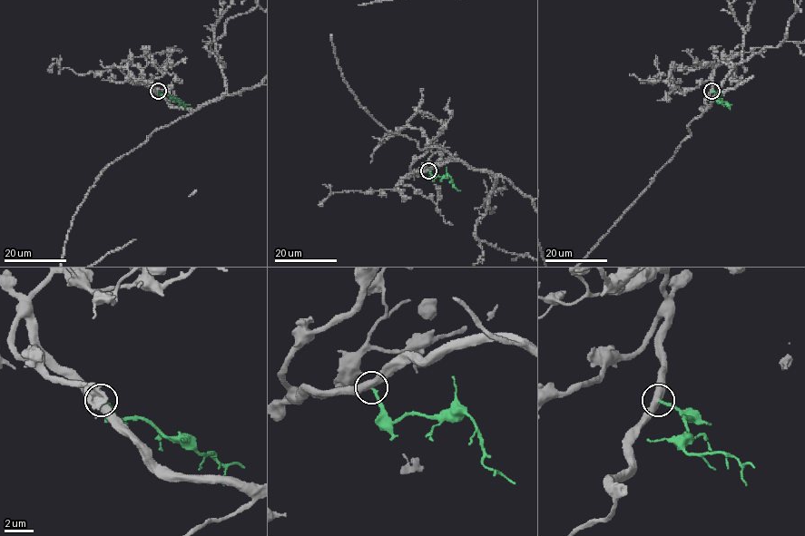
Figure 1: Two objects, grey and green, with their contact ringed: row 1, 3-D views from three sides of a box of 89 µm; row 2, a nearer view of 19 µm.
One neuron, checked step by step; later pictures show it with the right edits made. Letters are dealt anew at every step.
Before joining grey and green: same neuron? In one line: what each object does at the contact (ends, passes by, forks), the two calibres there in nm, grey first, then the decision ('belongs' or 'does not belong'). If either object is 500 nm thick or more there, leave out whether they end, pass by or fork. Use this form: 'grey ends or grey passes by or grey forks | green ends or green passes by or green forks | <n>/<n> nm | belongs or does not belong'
500/200 nm | does not belong

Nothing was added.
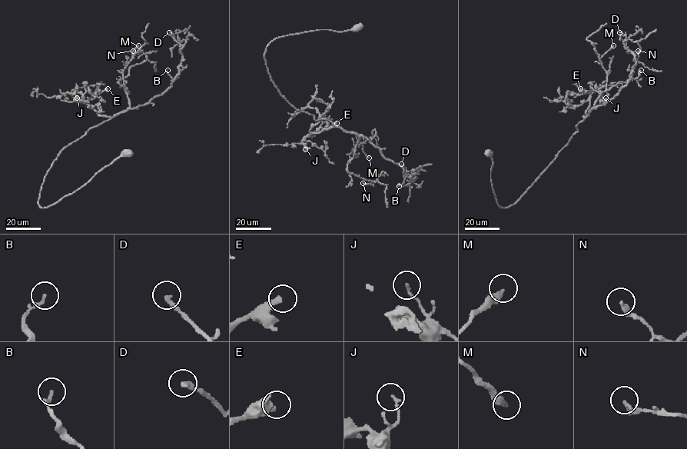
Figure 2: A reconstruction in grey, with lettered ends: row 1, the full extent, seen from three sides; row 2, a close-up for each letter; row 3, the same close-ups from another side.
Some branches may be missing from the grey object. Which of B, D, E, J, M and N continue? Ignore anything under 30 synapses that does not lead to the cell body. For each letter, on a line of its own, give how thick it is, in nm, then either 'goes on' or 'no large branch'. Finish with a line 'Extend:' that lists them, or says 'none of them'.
B: 160 nm thick; no large branch
D: 280 nm thick; no large branch
E: 300 nm thick; goes on
J: 140 nm thick; no large branch
M: 400 nm thick; no large branch
N: 240 nm thick; no large branch
Extend: E

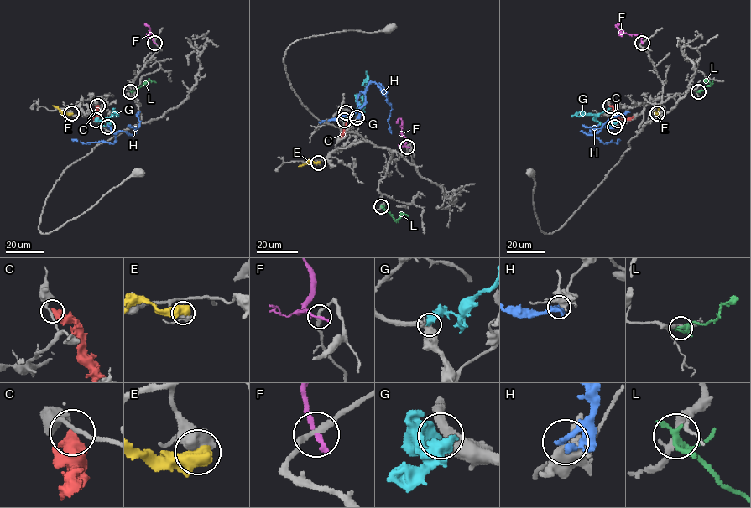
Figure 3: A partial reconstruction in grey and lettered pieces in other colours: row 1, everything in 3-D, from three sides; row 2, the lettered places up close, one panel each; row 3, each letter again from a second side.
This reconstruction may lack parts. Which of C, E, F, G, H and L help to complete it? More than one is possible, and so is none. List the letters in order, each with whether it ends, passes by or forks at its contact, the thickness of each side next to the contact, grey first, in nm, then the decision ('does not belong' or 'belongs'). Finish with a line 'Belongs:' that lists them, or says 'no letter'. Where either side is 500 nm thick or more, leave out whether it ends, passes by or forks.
C: 190 nm thick on the grey side, 550 nm on the other; does not belong
E: 550 nm thick on the grey side, 800 nm on the other; does not belong
F: it ends there; 280 nm thick on the grey side, 260 nm on the other; does not belong
G: 420 nm thick on the grey side, 600 nm on the other; does not belong
H: it ends there; 480 nm thick on the grey side, 360 nm on the other; does not belong
L: it passes by; 240 nm thick on the grey side, 260 nm on the other; does not belong
Belongs: no letter

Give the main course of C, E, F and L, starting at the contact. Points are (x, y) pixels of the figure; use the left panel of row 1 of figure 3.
C: (97, 106), (96, 120), (93, 116)
E: (71, 113), (63, 112), (53, 106)
F: (154, 43), (151, 37), (153, 35), (149, 34), (149, 28), (144, 24)
L: (130, 91), (137, 90), (149, 79), (156, 82)

